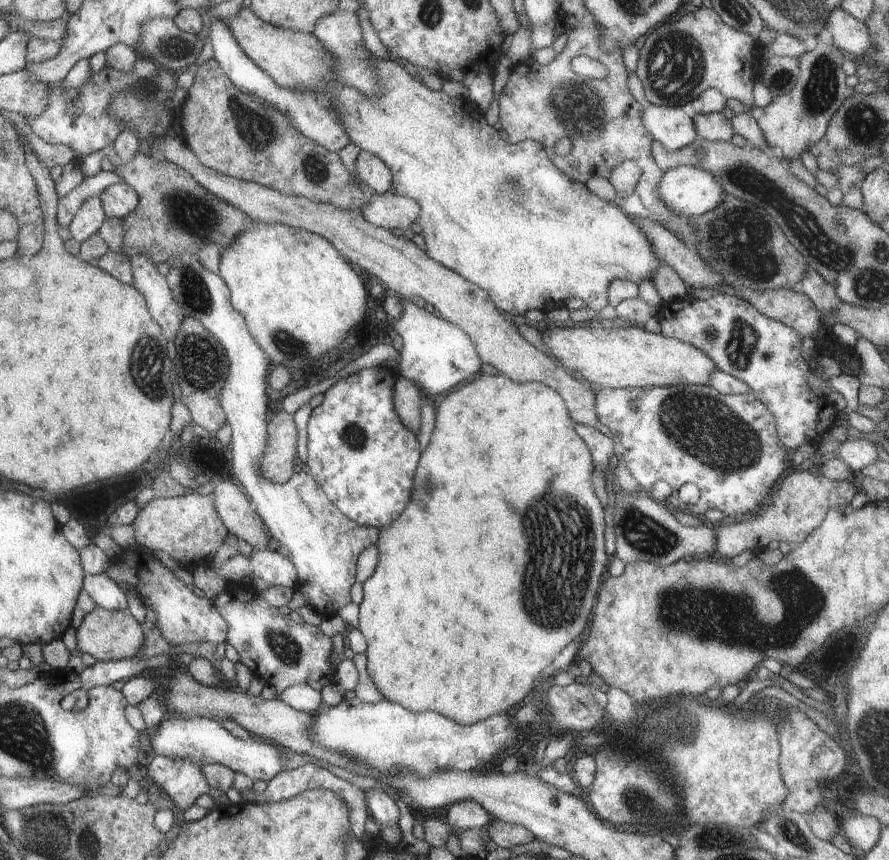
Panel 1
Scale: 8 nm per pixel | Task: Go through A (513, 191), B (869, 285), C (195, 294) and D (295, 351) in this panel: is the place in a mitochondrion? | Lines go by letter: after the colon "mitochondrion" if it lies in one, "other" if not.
A: mitochondrion
B: mitochondrion
C: mitochondrion
D: mitochondrion

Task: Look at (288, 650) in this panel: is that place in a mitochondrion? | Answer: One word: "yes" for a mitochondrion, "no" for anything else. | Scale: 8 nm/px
yes

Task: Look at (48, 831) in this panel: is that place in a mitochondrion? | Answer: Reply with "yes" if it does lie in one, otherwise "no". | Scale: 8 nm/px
yes

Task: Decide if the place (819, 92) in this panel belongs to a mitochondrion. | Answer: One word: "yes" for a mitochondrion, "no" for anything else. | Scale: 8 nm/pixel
yes

